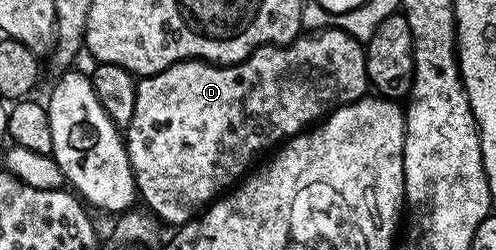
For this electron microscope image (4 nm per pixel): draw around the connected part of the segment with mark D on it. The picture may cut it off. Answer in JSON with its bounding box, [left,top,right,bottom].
[125,27,368,226]

